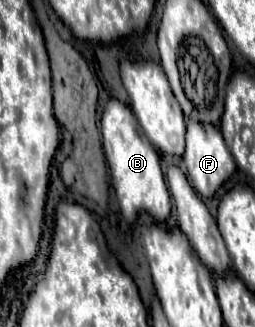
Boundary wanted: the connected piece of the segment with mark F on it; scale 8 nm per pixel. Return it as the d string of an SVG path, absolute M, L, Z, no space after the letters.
M187 121L187 147L183 153L183 161L187 167L187 177L193 183L193 187L197 189L199 195L203 197L211 197L225 179L231 177L231 173L235 171L235 159L221 135L221 129L217 125L203 125L201 121Z

